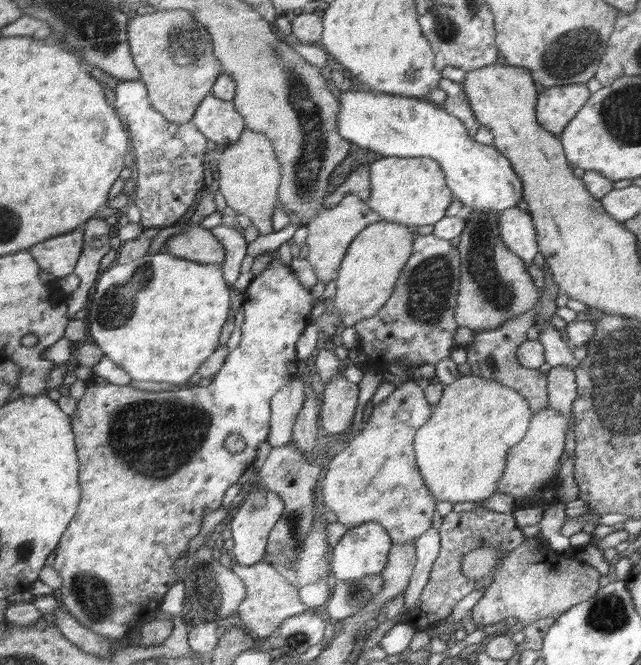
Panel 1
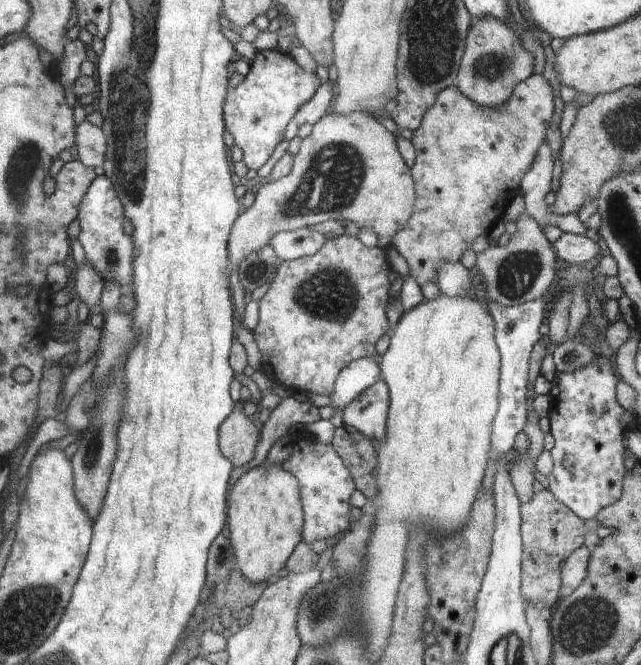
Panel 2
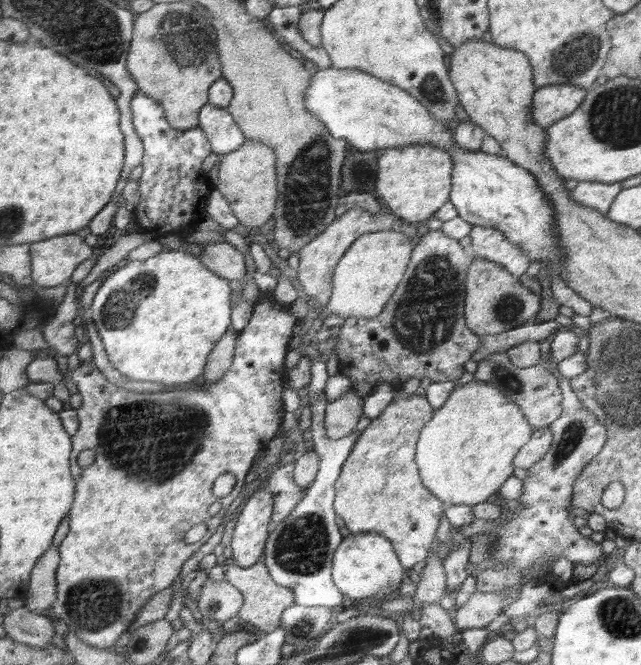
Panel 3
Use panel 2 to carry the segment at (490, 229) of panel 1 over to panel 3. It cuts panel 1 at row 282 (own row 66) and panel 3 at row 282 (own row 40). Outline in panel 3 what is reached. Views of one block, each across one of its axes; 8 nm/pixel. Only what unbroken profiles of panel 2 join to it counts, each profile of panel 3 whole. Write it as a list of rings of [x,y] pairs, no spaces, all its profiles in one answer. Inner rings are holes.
[[[474,257],[470,267],[470,300],[465,300],[465,309],[465,320],[470,320],[470,328],[474,328],[479,337],[500,335],[526,324],[540,310],[540,298],[527,287],[520,286],[519,277],[502,265]]]

